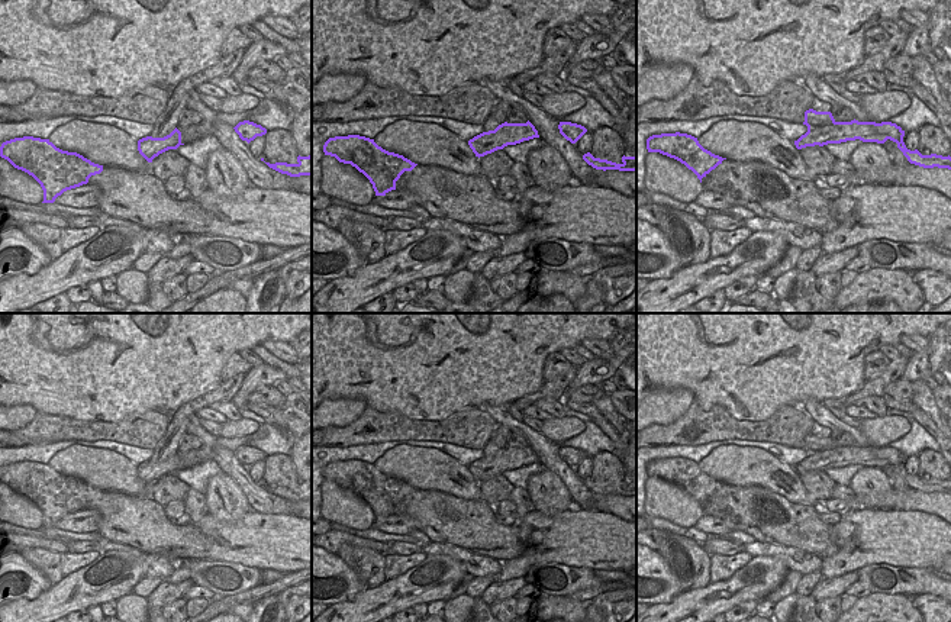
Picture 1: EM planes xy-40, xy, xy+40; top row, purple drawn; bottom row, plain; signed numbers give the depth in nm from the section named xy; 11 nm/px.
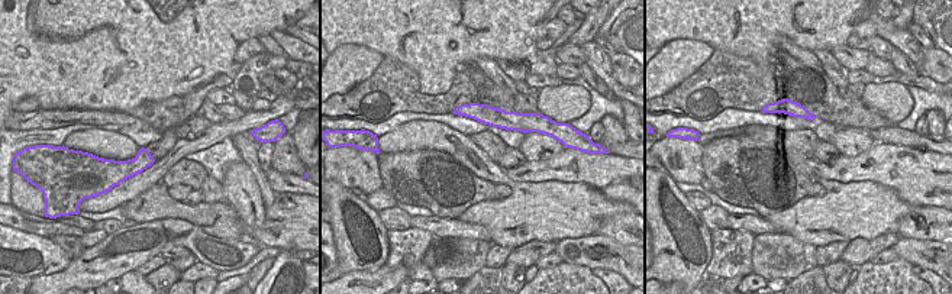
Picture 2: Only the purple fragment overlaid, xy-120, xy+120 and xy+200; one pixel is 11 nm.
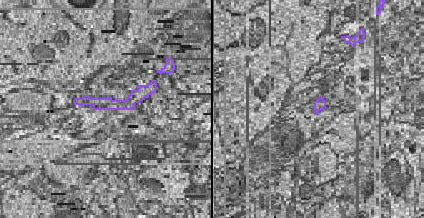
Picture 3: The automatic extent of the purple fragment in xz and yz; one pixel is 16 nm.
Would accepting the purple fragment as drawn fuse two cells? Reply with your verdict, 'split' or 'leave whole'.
split

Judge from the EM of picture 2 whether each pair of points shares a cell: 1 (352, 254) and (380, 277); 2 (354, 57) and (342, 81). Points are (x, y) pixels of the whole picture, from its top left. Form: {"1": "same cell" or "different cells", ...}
{"1": "different cells", "2": "same cell"}

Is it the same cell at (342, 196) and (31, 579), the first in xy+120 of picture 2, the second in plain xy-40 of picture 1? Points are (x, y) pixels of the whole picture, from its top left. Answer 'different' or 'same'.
different

